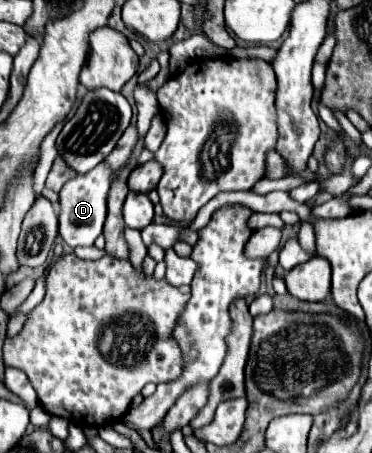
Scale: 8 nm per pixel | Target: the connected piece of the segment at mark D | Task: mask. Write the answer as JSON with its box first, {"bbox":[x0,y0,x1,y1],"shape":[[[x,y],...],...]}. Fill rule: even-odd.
{"bbox":[60,162,112,244],"shape":[[[100,162],[96,168],[92,168],[86,174],[78,174],[76,178],[68,180],[60,190],[60,238],[70,244],[94,244],[94,240],[102,234],[102,226],[106,220],[106,198],[112,182],[112,170],[106,162]]]}

